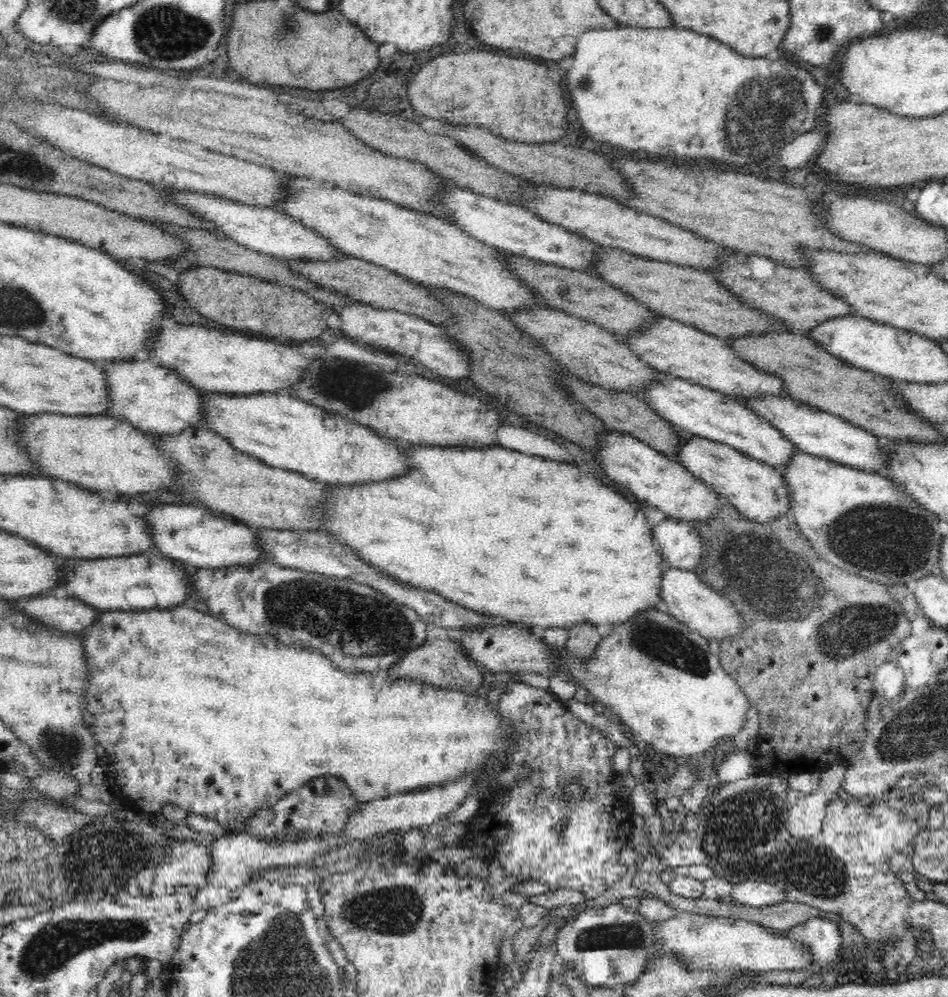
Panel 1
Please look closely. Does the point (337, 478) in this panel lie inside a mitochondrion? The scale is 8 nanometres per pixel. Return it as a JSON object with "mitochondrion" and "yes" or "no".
{"mitochondrion":"no"}

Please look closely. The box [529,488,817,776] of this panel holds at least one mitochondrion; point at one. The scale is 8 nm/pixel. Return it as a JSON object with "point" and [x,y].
{"point":[654,639]}

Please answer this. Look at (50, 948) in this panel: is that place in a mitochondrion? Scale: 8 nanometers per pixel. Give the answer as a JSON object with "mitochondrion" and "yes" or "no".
{"mitochondrion":"yes"}

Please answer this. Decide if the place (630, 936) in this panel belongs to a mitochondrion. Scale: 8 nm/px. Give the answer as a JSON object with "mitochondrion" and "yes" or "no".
{"mitochondrion":"yes"}

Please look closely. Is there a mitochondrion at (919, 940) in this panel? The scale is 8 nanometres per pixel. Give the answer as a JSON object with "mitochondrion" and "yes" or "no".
{"mitochondrion":"no"}

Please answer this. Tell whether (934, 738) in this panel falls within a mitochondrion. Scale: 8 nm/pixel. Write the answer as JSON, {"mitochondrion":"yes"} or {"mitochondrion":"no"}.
{"mitochondrion":"yes"}

